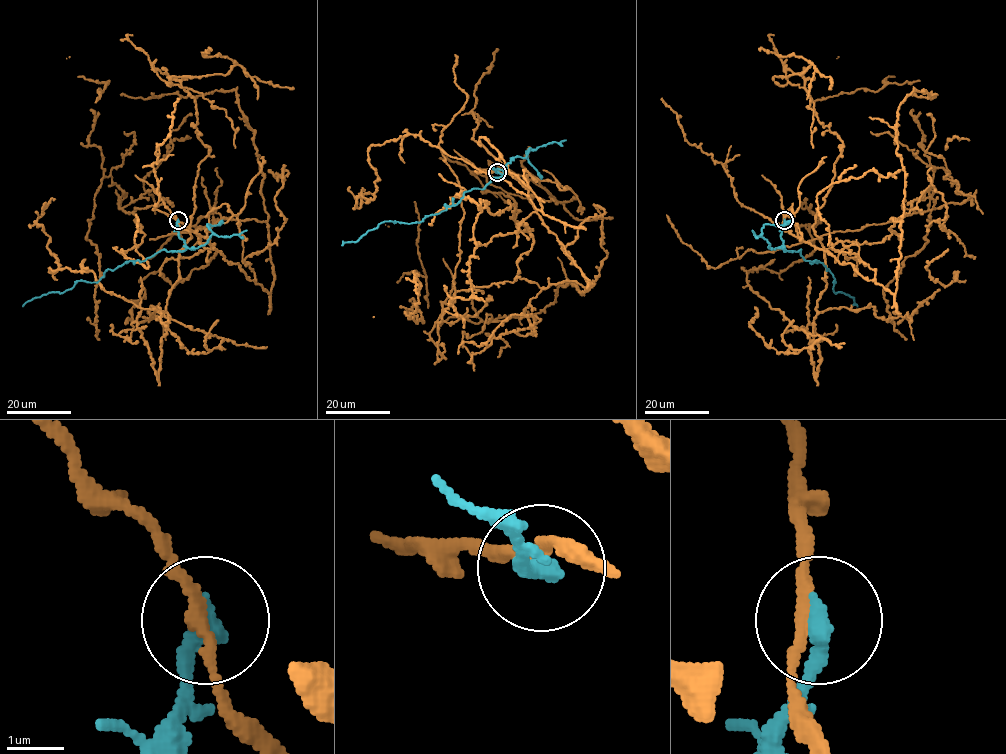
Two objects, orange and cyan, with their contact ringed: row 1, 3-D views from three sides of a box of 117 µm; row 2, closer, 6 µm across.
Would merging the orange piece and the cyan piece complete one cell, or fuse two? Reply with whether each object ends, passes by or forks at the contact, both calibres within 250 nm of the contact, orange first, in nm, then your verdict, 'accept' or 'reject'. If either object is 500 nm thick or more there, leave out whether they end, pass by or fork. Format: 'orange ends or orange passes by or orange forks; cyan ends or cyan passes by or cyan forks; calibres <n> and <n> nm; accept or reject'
orange passes by; cyan ends; calibres 190 and 400 nm; reject

